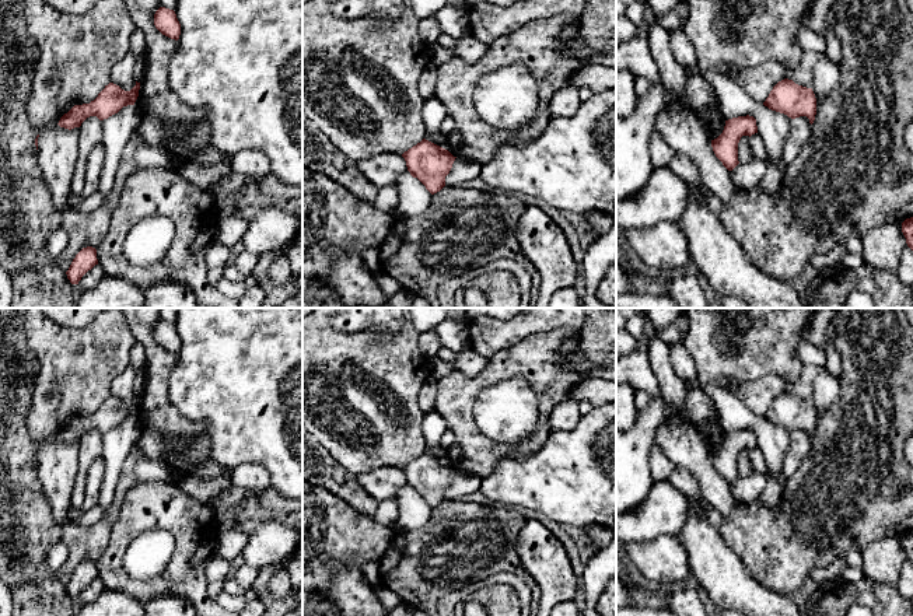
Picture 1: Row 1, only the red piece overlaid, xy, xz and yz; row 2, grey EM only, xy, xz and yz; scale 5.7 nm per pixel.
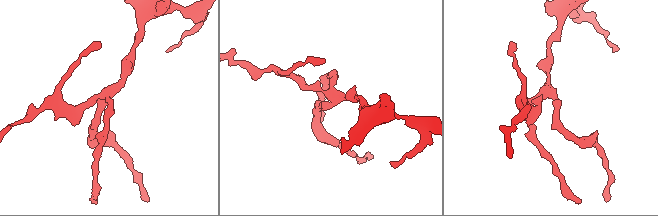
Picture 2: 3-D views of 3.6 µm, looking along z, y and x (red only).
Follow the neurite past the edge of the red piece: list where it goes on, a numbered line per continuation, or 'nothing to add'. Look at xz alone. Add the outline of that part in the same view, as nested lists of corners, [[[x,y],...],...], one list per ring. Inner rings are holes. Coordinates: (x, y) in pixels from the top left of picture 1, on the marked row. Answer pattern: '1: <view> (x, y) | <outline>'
nothing to add

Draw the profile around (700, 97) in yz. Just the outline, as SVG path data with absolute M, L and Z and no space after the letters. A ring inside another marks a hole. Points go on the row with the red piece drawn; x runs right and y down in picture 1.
M690 76L683 87L683 92L686 106L697 115L709 139L717 139L724 130L725 119L720 111L720 101L711 84L700 76Z

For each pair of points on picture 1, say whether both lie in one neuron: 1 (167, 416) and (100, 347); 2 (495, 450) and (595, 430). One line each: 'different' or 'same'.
1: different
2: different

